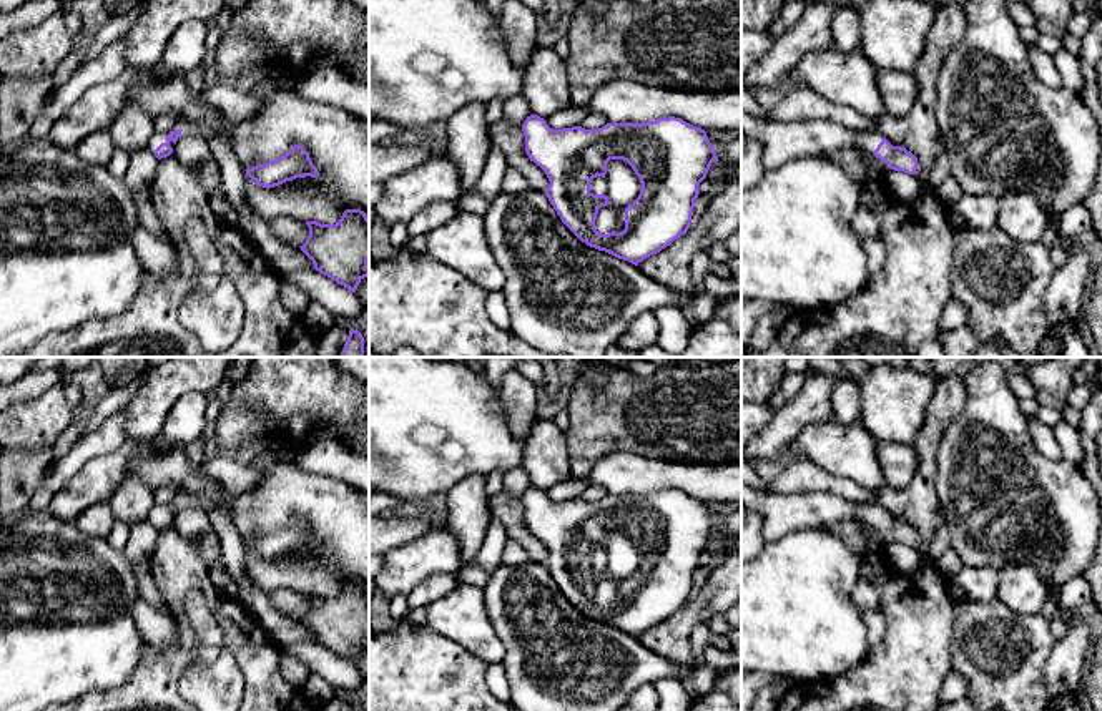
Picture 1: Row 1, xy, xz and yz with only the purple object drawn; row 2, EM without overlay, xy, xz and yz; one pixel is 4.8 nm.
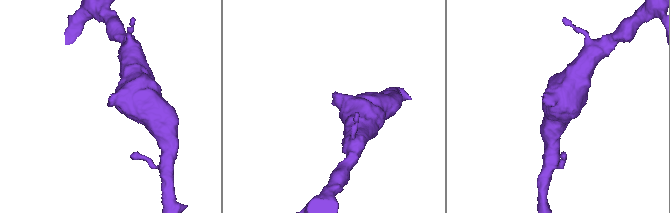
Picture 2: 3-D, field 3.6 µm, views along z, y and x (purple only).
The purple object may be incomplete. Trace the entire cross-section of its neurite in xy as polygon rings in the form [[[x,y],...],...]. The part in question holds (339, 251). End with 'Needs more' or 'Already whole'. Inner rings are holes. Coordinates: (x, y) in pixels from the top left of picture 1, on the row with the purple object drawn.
[[[346,209],[336,224],[307,221],[309,236],[301,251],[314,269],[356,292],[369,276],[369,218],[361,209]]]. Already whole

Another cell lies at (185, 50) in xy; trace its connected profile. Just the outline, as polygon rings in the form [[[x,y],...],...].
[[[191,20],[183,23],[168,40],[161,55],[161,66],[176,73],[194,70],[208,55],[206,37],[208,27],[204,22]]]

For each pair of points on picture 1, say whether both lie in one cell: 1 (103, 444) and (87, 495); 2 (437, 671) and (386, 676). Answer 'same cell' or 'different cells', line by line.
1: different cells
2: same cell

